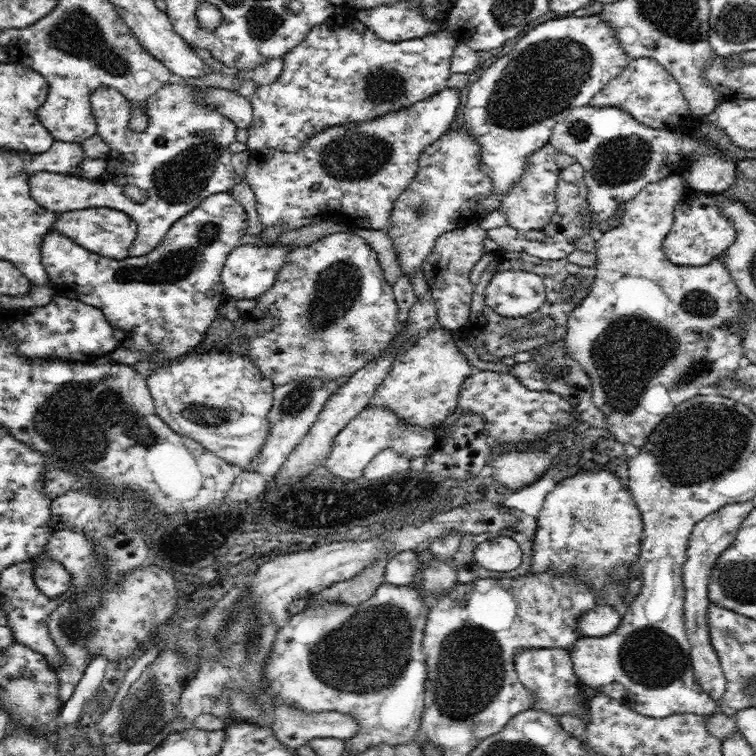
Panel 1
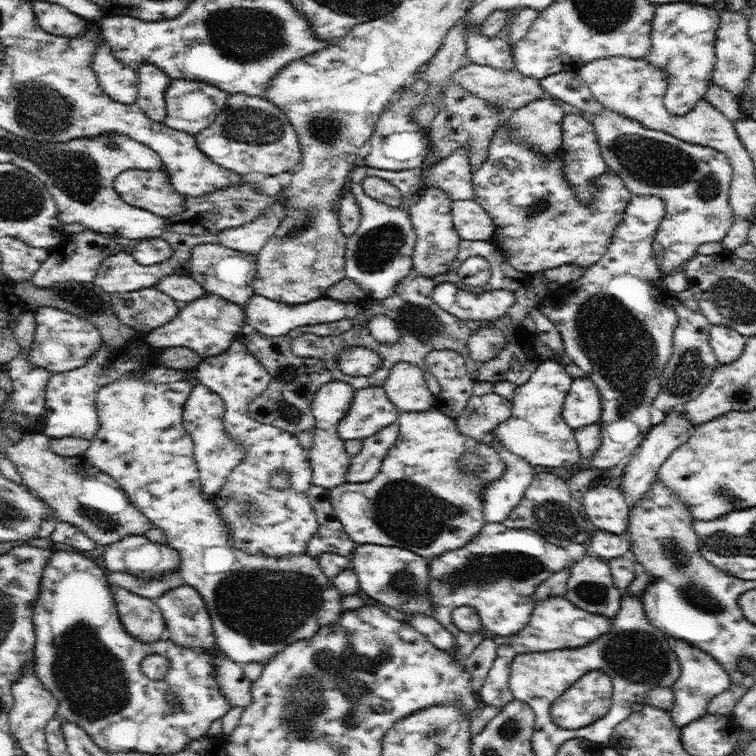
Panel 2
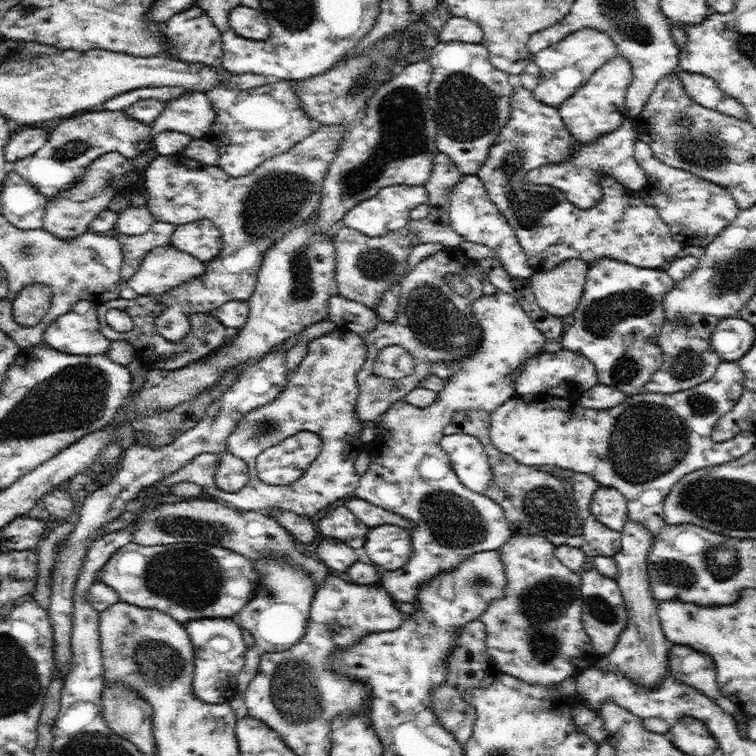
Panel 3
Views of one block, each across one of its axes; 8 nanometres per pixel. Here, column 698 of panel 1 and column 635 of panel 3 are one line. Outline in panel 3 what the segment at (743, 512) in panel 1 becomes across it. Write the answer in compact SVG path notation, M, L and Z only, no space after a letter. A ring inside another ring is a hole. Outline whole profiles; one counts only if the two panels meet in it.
M626 521L621 532L620 549L613 556L618 568L616 584L621 590L622 600L626 606L628 620L626 630L622 632L614 650L601 656L596 669L602 671L620 671L624 677L634 682L636 687L644 689L657 688L658 681L666 675L666 664L669 660L671 643L662 630L657 614L657 603L652 597L648 575L648 554L654 546L652 534L647 528L634 521Z

